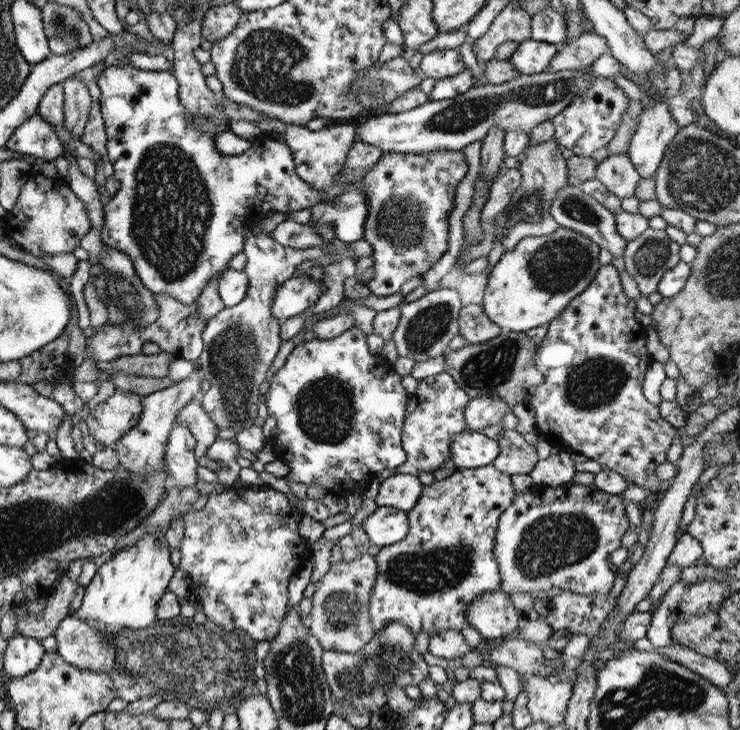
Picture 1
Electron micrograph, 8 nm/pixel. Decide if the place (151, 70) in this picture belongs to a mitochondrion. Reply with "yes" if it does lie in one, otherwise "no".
no

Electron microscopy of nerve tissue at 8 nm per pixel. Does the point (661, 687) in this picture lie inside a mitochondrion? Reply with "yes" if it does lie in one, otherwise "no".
yes

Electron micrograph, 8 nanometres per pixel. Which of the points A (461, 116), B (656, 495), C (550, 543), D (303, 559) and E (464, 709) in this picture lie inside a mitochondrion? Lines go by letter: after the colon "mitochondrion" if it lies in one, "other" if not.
A: mitochondrion
B: other
C: mitochondrion
D: other
E: other

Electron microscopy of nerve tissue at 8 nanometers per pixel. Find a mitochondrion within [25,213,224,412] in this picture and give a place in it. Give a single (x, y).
(118, 288)

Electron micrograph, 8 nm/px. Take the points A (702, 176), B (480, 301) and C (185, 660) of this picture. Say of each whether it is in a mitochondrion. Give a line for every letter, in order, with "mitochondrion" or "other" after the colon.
A: mitochondrion
B: other
C: mitochondrion

